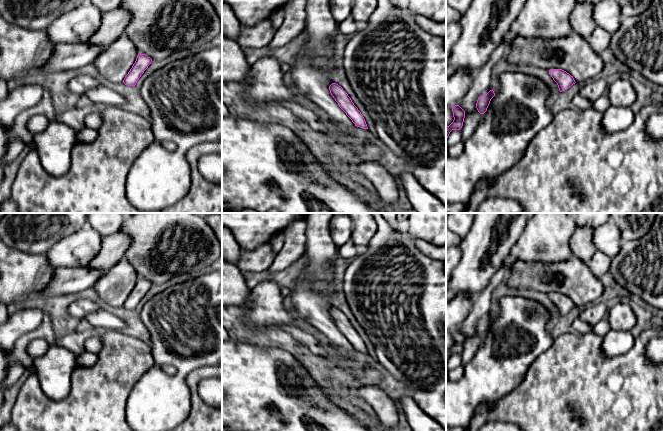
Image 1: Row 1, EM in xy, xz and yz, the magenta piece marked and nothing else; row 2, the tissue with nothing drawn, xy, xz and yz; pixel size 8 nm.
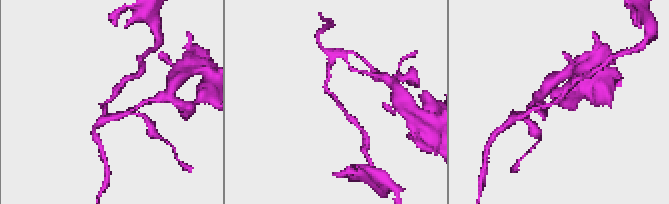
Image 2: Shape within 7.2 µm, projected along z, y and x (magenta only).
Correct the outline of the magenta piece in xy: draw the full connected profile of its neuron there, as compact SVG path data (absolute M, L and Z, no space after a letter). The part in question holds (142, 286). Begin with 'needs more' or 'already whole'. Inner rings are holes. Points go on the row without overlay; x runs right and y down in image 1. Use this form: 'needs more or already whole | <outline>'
already whole | M138 278L135 287L125 300L123 307L127 310L135 310L141 299L151 288L152 283L145 278Z

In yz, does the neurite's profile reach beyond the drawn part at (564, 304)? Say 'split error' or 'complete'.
complete

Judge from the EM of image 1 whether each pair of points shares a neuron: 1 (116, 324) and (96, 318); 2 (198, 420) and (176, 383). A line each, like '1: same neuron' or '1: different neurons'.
1: same neuron
2: different neurons

